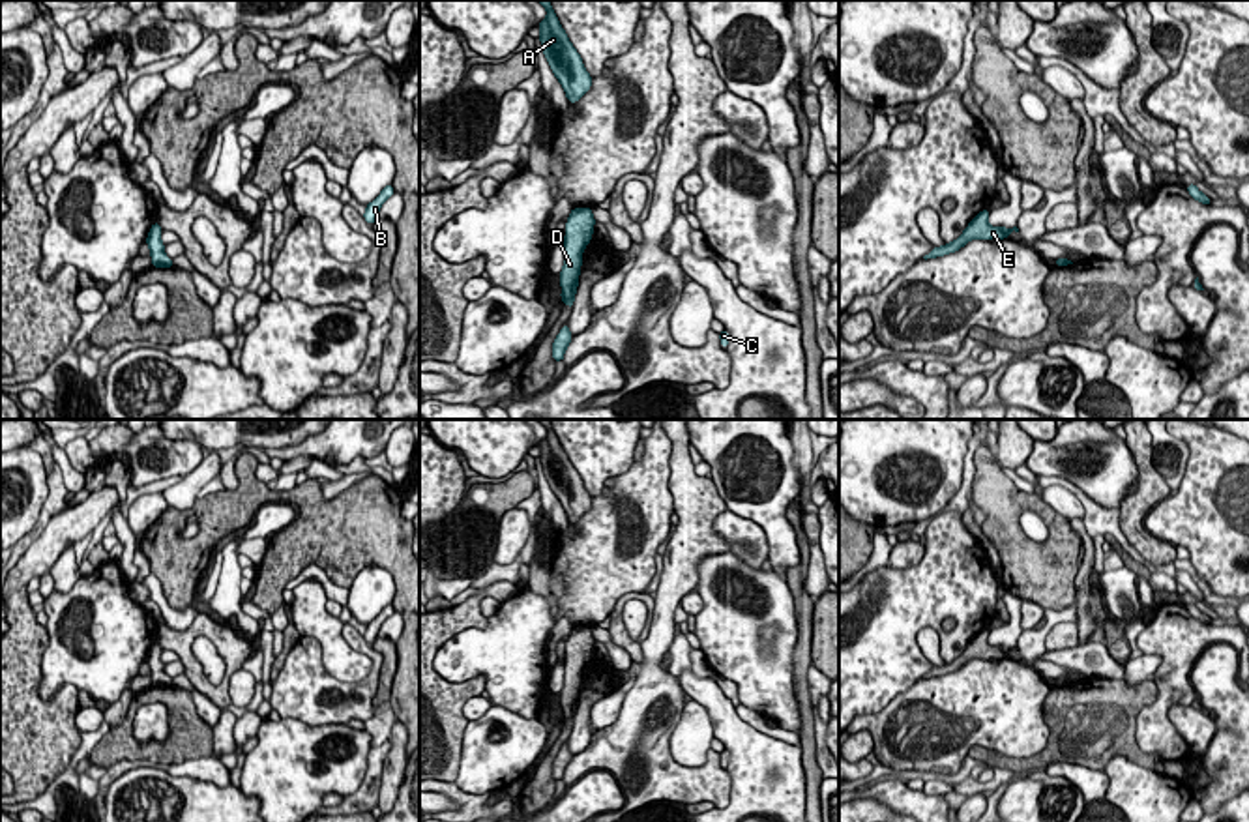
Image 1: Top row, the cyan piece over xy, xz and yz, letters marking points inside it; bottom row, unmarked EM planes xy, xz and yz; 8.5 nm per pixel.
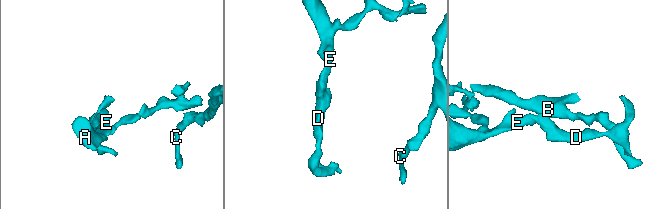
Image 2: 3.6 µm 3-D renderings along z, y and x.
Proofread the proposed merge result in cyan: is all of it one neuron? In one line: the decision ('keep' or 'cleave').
keep

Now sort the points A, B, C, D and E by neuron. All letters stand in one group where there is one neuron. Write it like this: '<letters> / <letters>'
A B C D E

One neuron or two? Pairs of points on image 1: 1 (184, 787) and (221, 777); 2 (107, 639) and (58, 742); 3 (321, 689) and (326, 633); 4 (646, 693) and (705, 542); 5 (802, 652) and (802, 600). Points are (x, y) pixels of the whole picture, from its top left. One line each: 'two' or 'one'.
1: two
2: two
3: two
4: one
5: one

